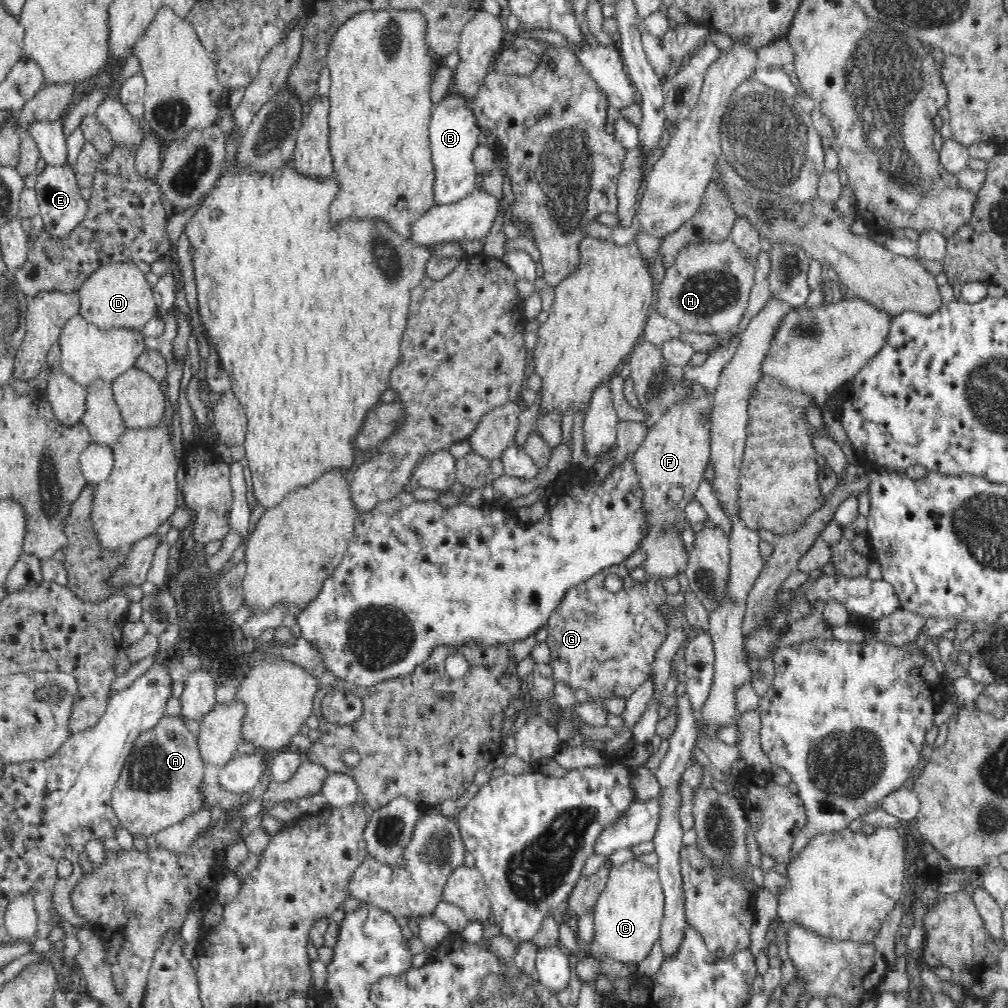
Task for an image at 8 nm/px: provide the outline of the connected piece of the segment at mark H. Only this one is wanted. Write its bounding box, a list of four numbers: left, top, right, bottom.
[656,239,754,332]

